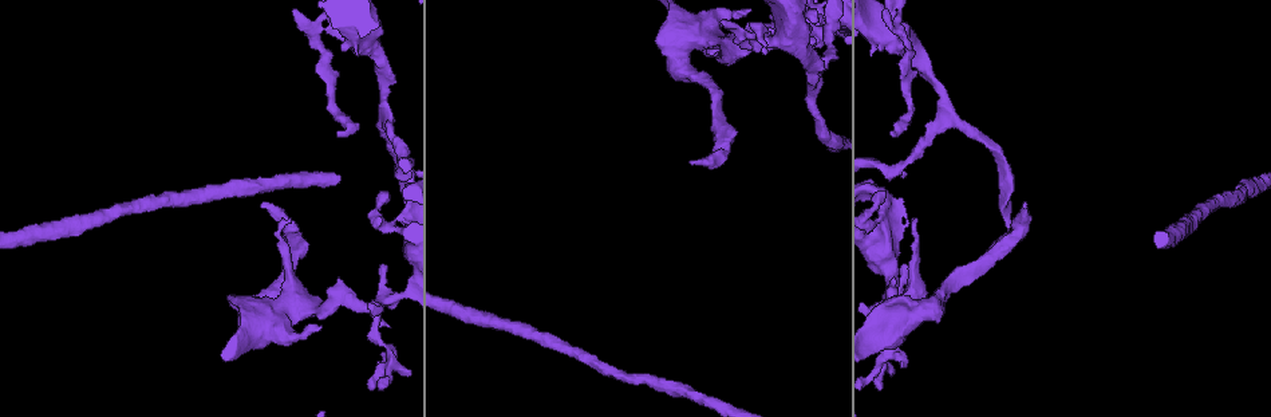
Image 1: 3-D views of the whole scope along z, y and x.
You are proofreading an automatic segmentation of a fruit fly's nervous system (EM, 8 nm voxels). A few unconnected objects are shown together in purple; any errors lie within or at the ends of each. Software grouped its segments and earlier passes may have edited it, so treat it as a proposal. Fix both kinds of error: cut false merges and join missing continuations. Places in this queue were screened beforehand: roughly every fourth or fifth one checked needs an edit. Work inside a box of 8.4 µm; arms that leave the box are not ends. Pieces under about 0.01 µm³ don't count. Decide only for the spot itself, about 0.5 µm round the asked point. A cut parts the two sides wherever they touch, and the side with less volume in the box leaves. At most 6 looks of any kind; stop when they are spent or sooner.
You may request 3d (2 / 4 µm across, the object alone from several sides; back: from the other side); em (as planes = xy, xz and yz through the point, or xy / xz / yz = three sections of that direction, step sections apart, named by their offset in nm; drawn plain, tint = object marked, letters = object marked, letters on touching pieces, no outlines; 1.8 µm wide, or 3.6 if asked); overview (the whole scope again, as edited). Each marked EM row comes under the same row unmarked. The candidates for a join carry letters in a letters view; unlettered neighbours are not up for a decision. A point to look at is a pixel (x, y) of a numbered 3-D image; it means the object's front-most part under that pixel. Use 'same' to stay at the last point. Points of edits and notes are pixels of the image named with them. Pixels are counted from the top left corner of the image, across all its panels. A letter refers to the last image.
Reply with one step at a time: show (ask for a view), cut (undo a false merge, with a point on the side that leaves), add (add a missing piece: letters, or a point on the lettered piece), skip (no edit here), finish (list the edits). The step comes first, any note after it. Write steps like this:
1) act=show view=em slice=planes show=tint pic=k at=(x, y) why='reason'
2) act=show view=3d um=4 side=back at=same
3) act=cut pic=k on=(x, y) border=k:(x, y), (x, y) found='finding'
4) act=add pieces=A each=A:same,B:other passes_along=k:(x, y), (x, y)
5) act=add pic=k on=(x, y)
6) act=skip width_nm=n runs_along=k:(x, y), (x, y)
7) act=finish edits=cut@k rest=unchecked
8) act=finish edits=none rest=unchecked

act=show view=3d um=2 pic=1 at=(690, 160) why='free end'

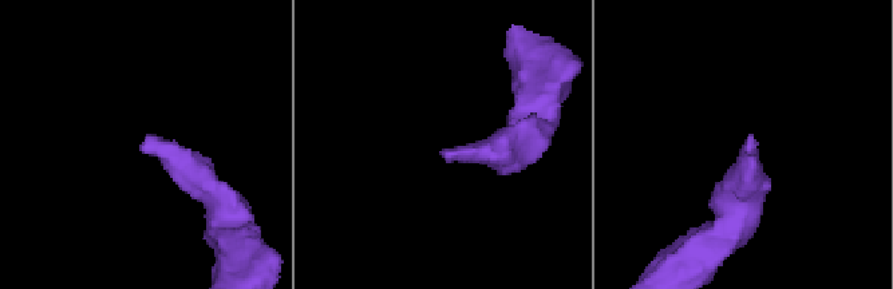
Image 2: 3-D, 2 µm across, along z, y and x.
act=show view=em slice=planes show=letters pic=2 at=(145, 146) why='shape alone is not enough'

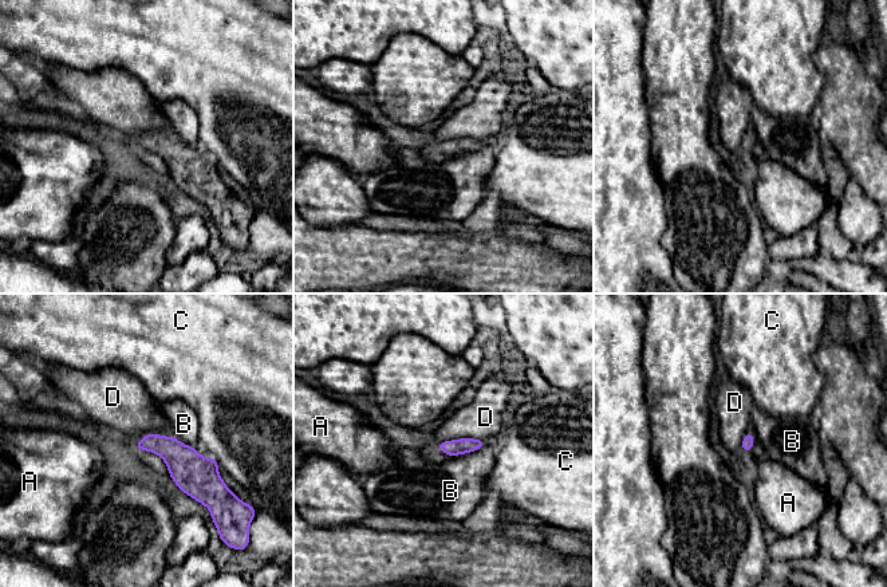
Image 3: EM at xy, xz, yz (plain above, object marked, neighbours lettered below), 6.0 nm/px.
act=skip each=A:other,B:other,C:other,D:other border=3:(484, 440), (452, 438), (437, 444) found='none of them fits'

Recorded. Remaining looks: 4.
act=show view=3d um=4 pic=1 at=(717, 50) why='thin end'

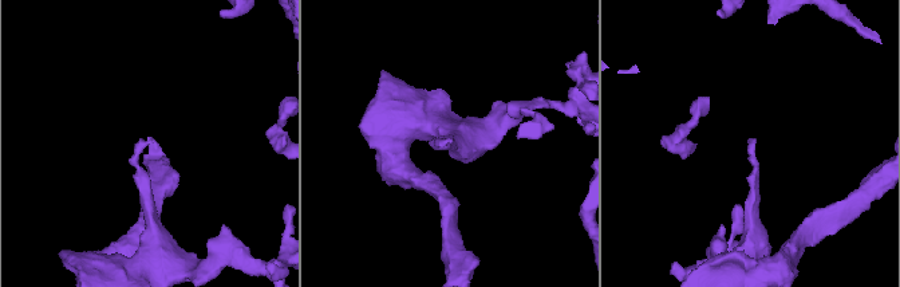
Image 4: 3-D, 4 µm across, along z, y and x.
act=show view=em slice=planes show=letters pic=4 at=(149, 142)

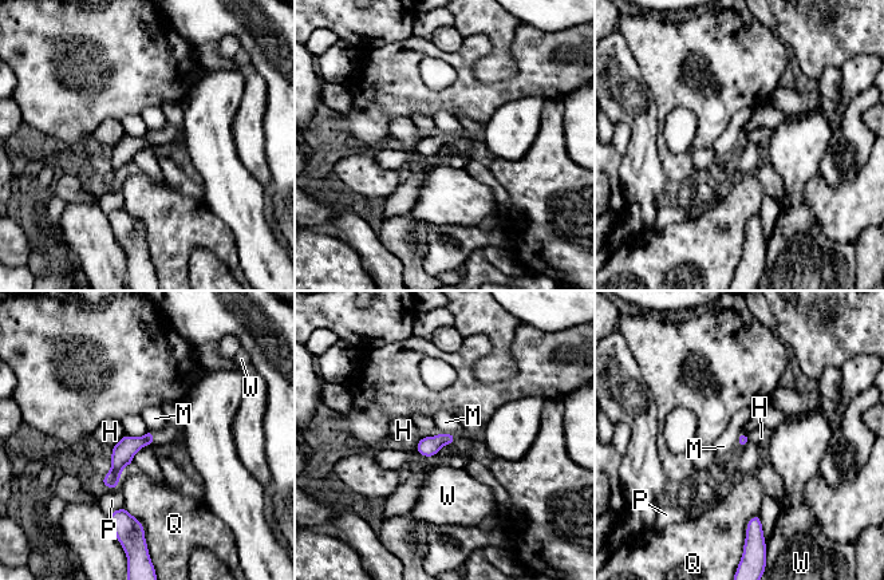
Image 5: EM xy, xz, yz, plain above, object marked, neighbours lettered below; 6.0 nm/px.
act=skip each=H:other,M:other,P:other,Q:other,W:other runs_along=5:(149, 436), (119, 460), (110, 485) found='no lettered piece goes on from it'

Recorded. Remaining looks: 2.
act=show view=3d um=4 pic=1 at=(769, 27) why='thin end'

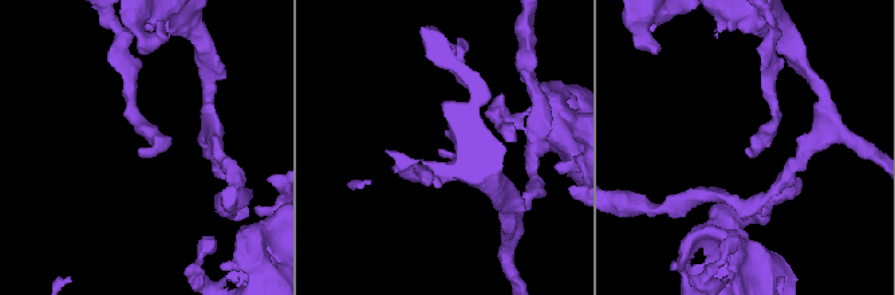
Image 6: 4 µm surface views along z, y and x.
act=show view=em slice=planes show=letters pic=6 at=(141, 147)

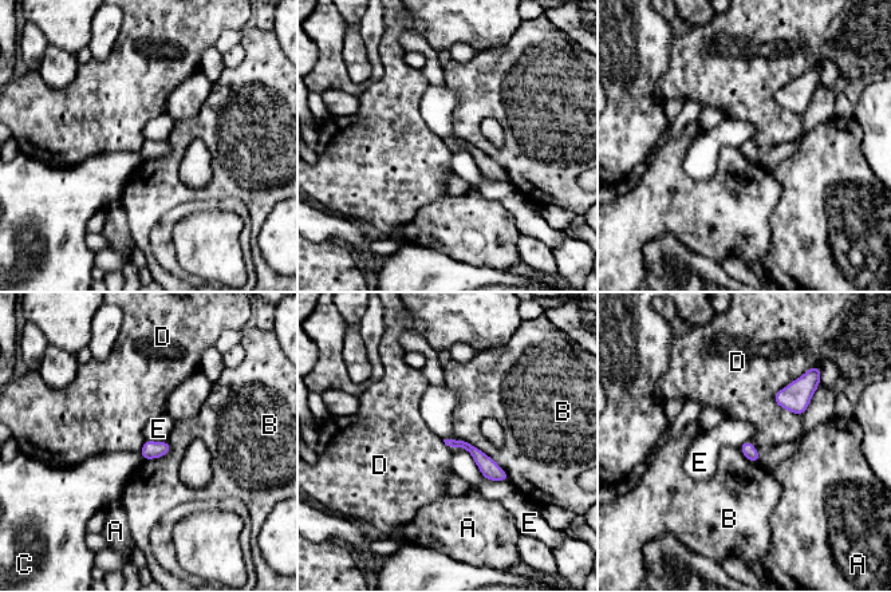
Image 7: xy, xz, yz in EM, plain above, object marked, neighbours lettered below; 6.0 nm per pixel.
act=skip each=A:other,B:other,C:other,D:other,E:other border=7:(452, 448), (508, 481) found='no lettered piece goes on from it'

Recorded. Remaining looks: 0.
act=finish edits=none rest=unchecked

